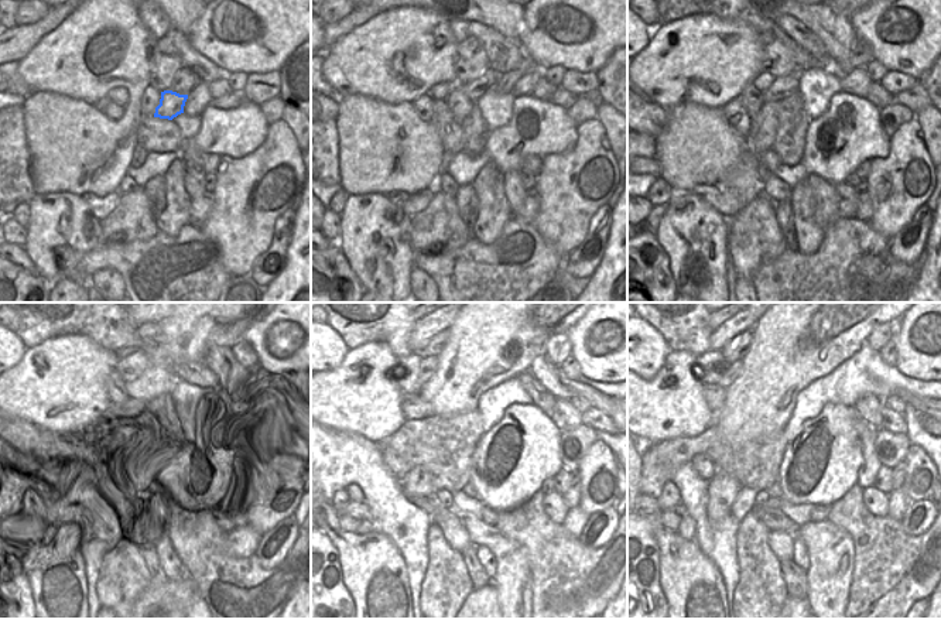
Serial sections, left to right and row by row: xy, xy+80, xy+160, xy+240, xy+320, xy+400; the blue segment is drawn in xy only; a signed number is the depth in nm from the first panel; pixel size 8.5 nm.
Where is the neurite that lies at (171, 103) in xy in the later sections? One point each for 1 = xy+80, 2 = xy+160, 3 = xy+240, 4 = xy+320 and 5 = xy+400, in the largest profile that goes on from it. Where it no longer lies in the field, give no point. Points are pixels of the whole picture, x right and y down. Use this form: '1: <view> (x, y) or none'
1: xy+80 (505, 84)
2: xy+160 (862, 54)
3: xy+240 (239, 361)
4: xy+320 (558, 348)
5: xy+400 (882, 334)

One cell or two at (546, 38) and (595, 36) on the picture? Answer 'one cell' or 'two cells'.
one cell

